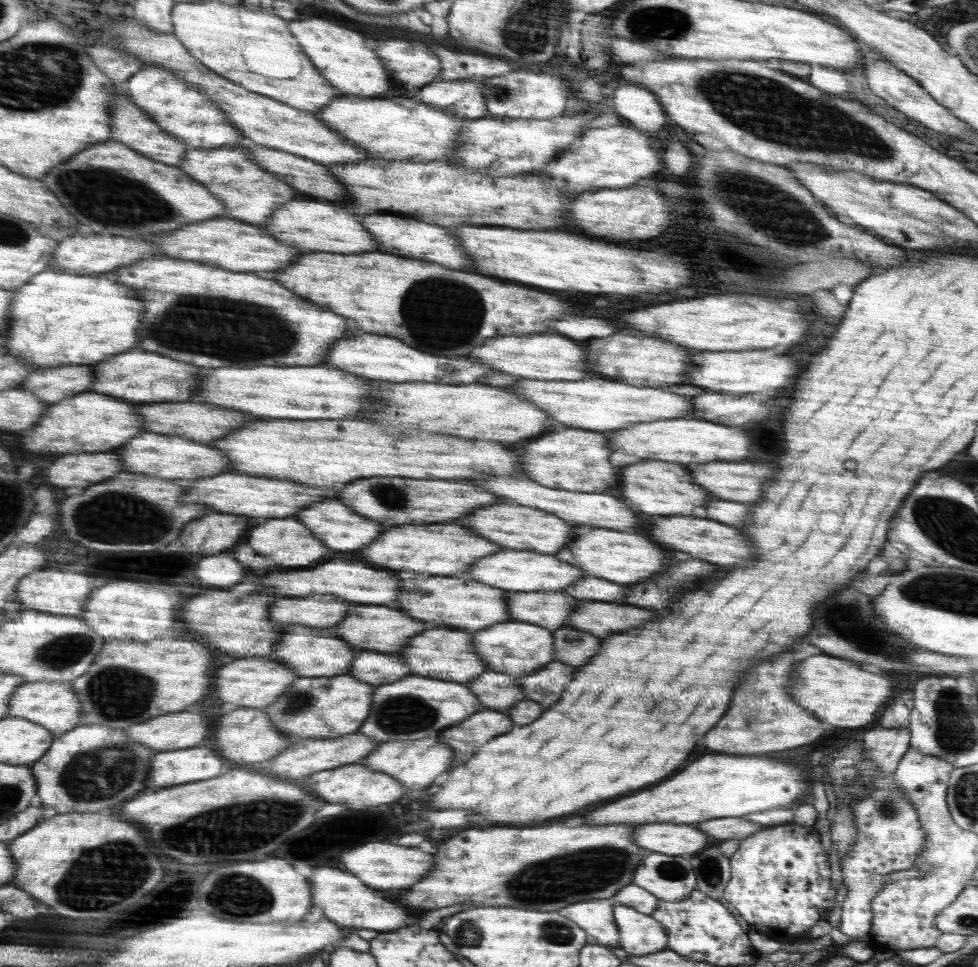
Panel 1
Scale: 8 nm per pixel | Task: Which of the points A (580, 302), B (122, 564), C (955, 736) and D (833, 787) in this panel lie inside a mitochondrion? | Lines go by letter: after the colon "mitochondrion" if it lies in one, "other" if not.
A: other
B: other
C: mitochondrion
D: other

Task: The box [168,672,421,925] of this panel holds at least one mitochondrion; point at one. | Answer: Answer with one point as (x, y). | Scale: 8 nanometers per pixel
(235, 893)

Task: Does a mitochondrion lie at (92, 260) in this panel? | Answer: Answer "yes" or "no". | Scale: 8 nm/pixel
no

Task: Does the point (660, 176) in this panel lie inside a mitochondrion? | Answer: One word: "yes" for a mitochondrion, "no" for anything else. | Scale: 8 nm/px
no

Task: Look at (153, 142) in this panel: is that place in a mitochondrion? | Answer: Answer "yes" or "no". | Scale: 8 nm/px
no

